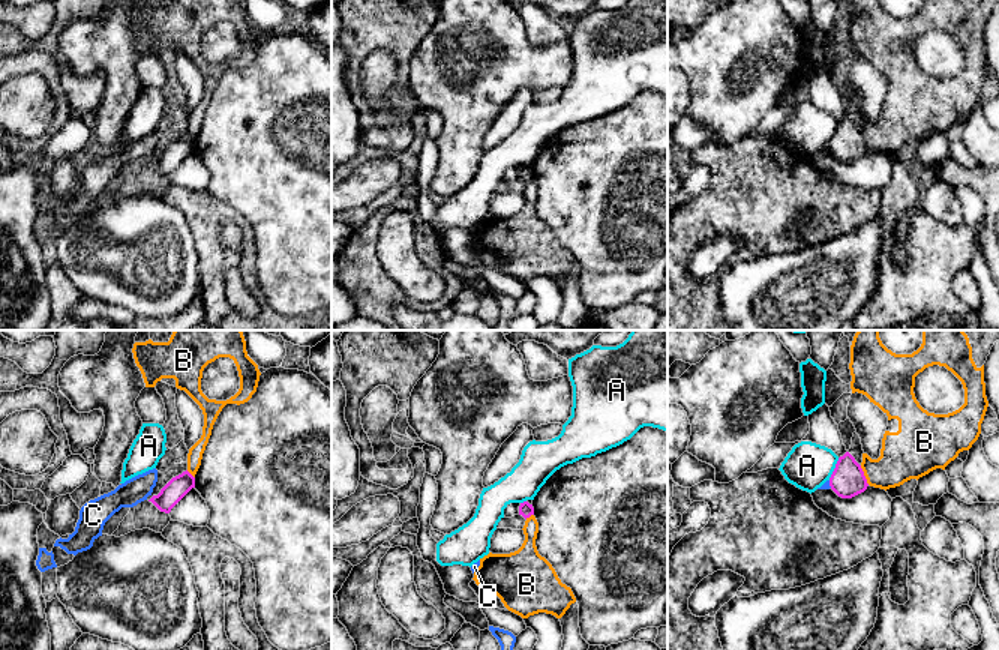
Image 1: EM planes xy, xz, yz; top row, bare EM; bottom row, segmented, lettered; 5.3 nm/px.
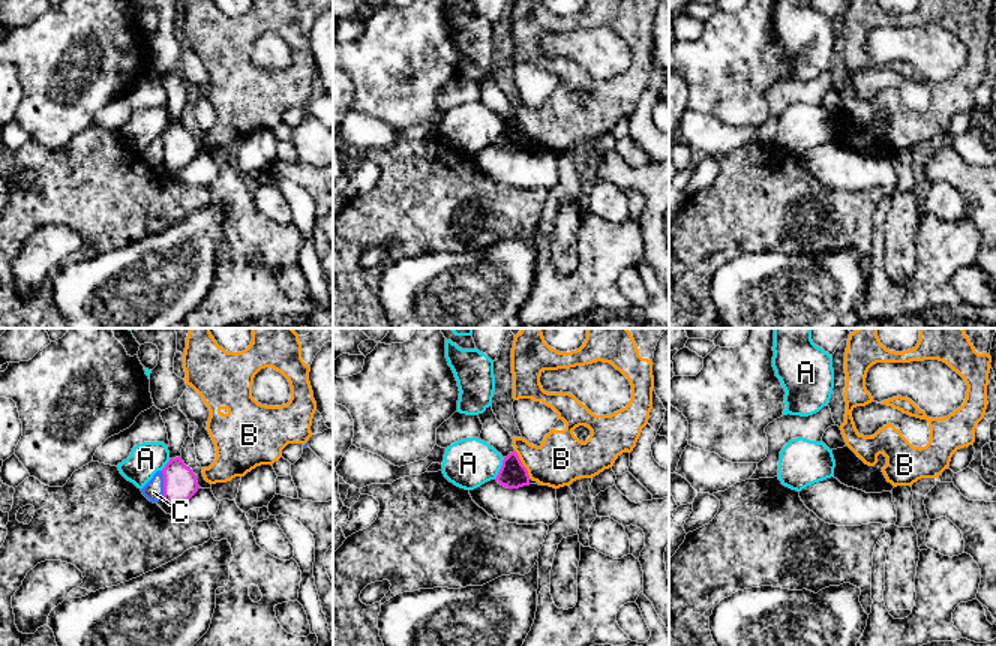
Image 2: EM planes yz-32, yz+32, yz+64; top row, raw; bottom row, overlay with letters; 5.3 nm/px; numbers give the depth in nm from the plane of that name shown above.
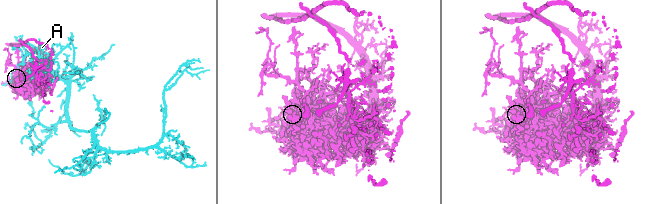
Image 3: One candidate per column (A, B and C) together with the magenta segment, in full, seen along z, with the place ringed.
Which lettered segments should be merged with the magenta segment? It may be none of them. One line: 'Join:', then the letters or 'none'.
Join: none

